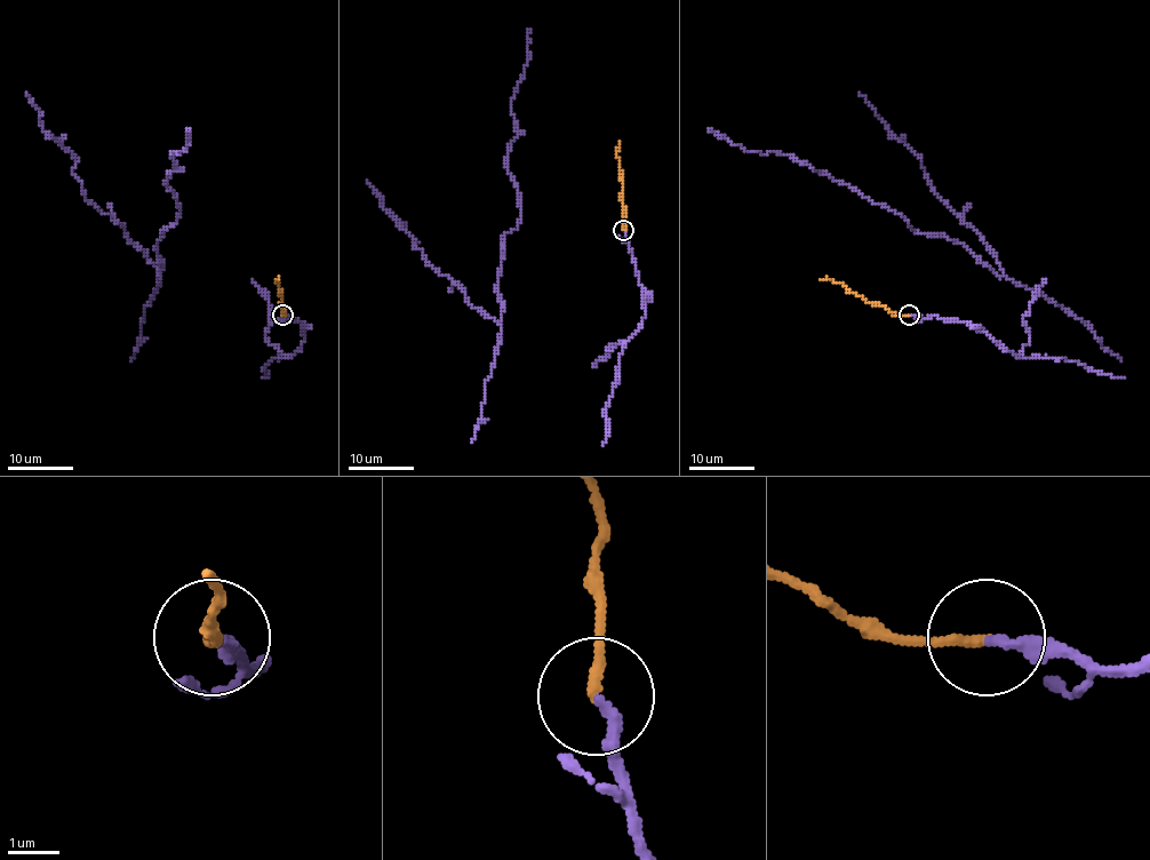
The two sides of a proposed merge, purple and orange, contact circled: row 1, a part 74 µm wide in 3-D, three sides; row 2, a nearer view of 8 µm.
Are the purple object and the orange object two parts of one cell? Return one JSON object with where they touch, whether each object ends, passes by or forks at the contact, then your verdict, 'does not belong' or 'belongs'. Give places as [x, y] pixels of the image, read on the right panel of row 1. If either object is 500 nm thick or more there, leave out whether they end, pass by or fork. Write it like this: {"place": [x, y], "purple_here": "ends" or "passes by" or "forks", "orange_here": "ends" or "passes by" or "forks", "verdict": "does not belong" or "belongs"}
{"place": [909, 315], "purple_here": "ends", "orange_here": "ends", "verdict": "belongs"}

